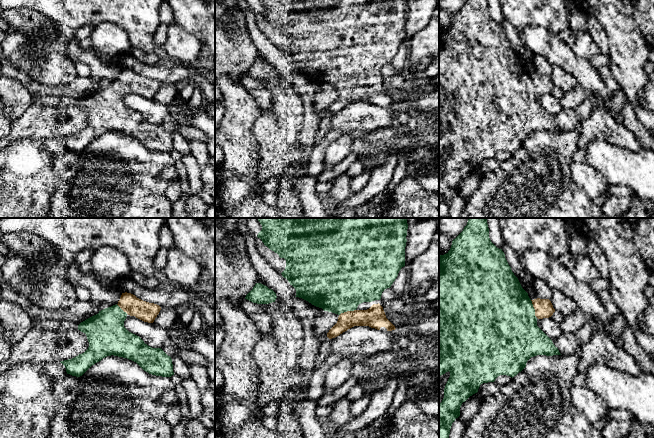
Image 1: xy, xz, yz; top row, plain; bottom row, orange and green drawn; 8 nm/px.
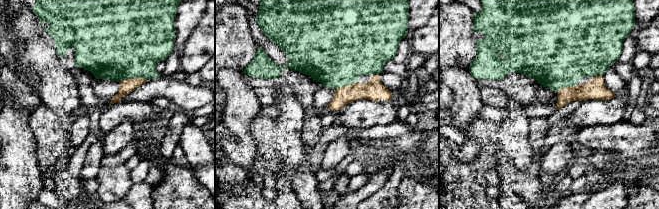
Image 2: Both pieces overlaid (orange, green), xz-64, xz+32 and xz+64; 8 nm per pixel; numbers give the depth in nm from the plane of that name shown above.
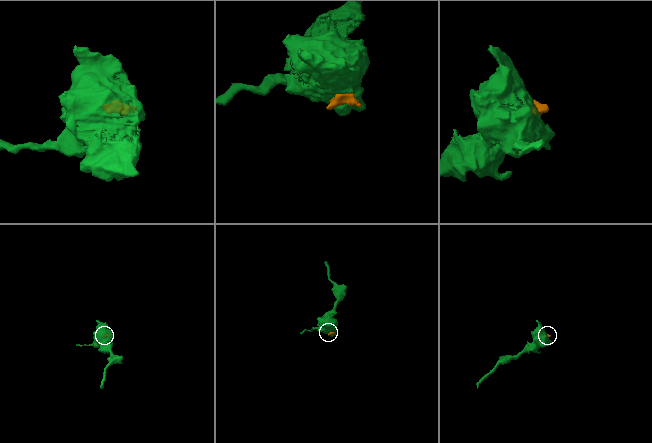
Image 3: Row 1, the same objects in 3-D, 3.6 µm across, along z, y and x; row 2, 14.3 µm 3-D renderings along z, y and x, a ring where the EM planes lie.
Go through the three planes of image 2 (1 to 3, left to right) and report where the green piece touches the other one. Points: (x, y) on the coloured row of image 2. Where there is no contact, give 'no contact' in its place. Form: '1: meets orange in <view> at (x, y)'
1: meets orange in xz-64 at (131, 79)
2: meets orange in xz+32 at (345, 86)
3: meets orange in xz+64 at (564, 88)

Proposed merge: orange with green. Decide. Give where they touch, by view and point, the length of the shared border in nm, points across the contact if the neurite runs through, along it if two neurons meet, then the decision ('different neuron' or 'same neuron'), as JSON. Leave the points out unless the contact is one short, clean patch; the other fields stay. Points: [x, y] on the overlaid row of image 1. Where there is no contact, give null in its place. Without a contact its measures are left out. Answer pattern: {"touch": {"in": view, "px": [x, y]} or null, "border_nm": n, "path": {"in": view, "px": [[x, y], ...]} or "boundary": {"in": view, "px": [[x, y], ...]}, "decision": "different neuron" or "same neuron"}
{"touch": {"in": "xz", "px": [347, 311]}, "border_nm": 140, "path": {"in": "xz", "px": [[374, 317], [353, 317], [347, 311], [337, 282]]}, "decision": "same neuron"}

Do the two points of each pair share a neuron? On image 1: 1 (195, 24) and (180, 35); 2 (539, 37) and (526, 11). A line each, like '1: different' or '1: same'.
1: different
2: different

